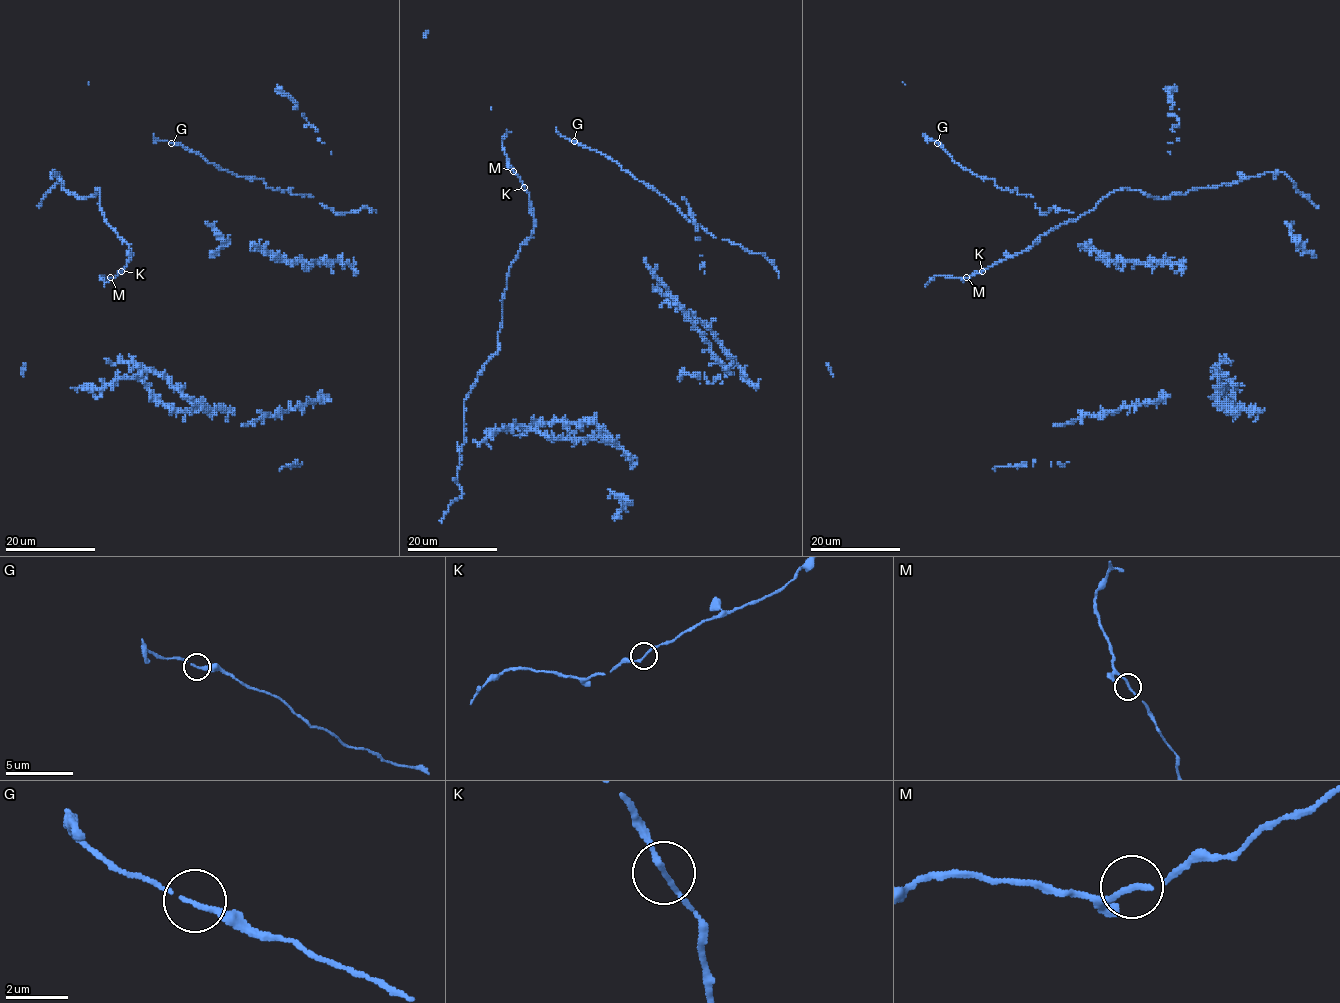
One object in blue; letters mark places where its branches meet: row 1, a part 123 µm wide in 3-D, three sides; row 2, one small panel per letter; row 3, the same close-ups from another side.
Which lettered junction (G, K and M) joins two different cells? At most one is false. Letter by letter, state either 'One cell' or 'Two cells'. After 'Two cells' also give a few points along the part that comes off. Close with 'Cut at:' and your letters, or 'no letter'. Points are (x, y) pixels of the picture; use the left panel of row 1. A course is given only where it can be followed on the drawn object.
G: One cell
K: One cell
M: One cell
Cut at: no letter

